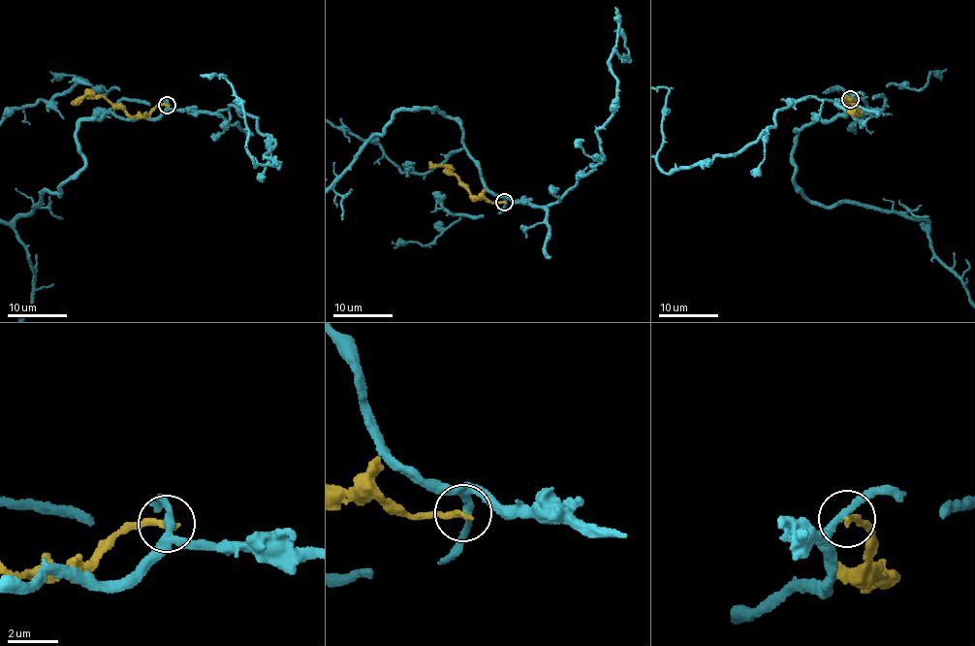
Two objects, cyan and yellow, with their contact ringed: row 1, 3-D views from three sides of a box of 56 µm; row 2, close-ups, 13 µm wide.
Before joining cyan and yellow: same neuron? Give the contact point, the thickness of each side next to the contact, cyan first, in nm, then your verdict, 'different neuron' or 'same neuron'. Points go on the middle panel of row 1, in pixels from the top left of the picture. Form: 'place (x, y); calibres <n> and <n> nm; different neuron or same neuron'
place (504, 202); calibres 280 and 280 nm; different neuron

